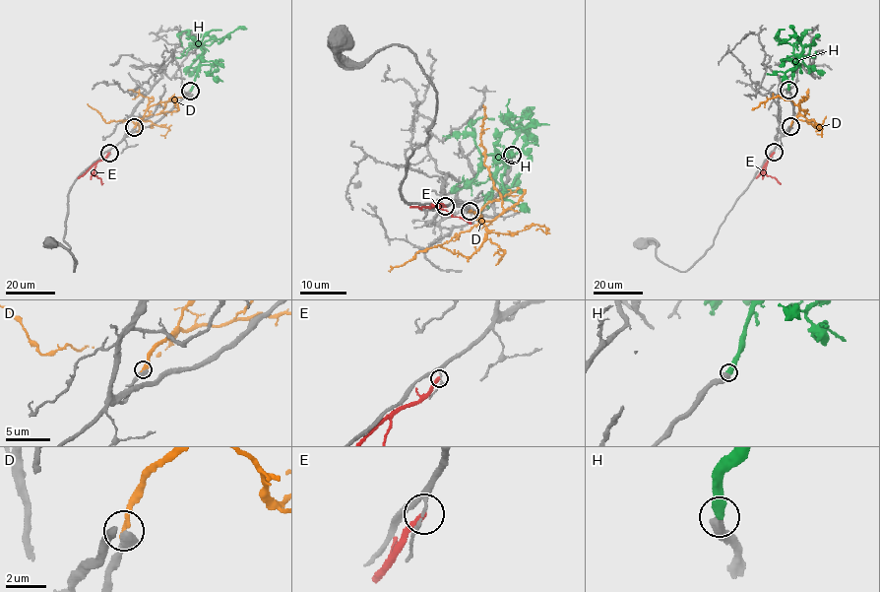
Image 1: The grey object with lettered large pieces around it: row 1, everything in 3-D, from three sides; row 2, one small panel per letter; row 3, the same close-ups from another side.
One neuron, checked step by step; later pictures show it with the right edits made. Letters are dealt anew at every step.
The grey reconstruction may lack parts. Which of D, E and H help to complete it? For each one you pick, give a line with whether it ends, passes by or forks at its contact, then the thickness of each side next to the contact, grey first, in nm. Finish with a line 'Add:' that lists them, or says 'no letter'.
D: it ends there; 550 nm thick on the grey side, 260 nm on the other
Add: D

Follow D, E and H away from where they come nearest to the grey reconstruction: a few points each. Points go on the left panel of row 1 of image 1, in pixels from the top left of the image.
D: (134, 127), (145, 116), (161, 111), (168, 98), (174, 97), (178, 110)
E: (109, 152), (95, 164), (94, 173), (101, 184)
H: (190, 91), (205, 52), (203, 44), (210, 39), (221, 38), (237, 29), (246, 29)

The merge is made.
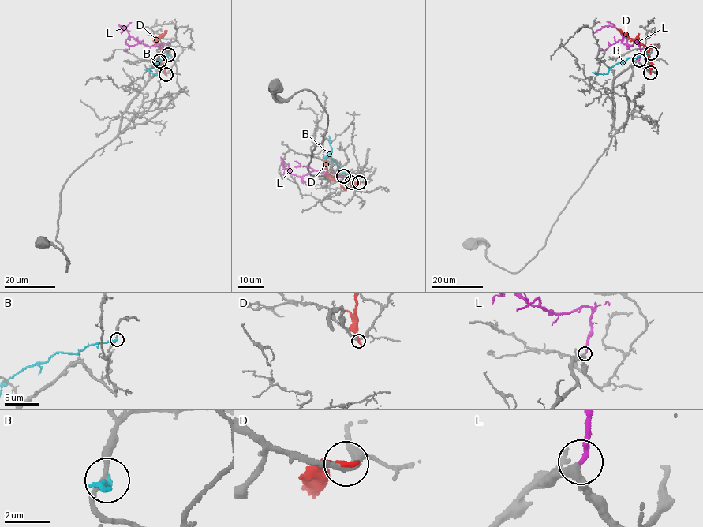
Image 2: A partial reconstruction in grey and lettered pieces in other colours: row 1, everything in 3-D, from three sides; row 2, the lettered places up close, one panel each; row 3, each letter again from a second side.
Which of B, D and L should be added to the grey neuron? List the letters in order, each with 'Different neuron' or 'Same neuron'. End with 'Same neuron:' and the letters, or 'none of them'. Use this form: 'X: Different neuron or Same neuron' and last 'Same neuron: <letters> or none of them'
B: Different neuron
D: Different neuron
L: Same neuron
Same neuron: L

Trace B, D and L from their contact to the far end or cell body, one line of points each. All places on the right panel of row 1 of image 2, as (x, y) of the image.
B: (651, 53), (630, 57), (611, 67), (605, 74), (592, 72)
D: (650, 72), (648, 48), (617, 29)
L: (639, 60), (641, 48), (637, 42), (627, 45), (621, 42), (622, 35), (618, 30), (608, 25), (594, 33)

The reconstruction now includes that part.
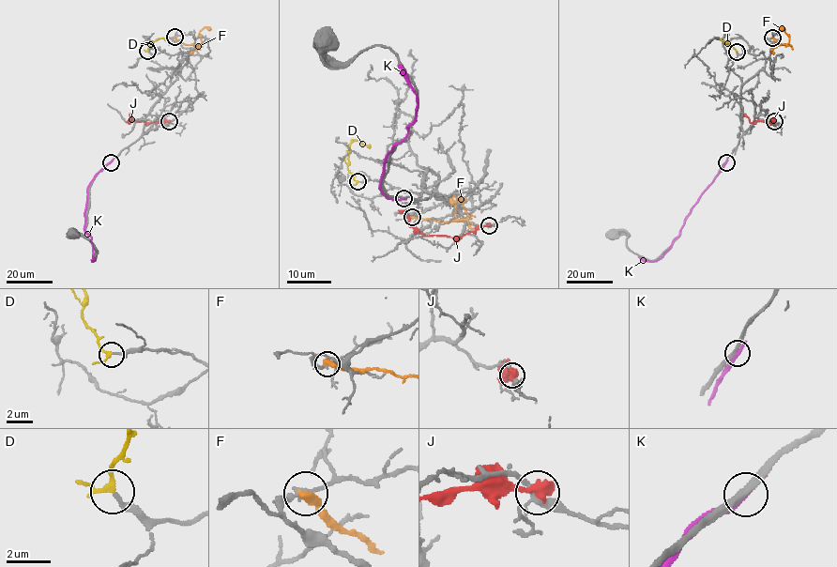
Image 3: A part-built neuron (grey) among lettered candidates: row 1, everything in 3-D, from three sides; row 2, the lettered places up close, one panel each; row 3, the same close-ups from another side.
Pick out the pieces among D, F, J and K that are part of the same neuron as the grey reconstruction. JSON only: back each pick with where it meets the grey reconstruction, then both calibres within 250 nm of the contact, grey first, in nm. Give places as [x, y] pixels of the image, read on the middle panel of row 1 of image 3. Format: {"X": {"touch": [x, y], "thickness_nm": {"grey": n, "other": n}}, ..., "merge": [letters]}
{"D": {"touch": [357, 181], "thickness_nm": {"grey": 190, "other": 180}}, "merge": ["D"]}

